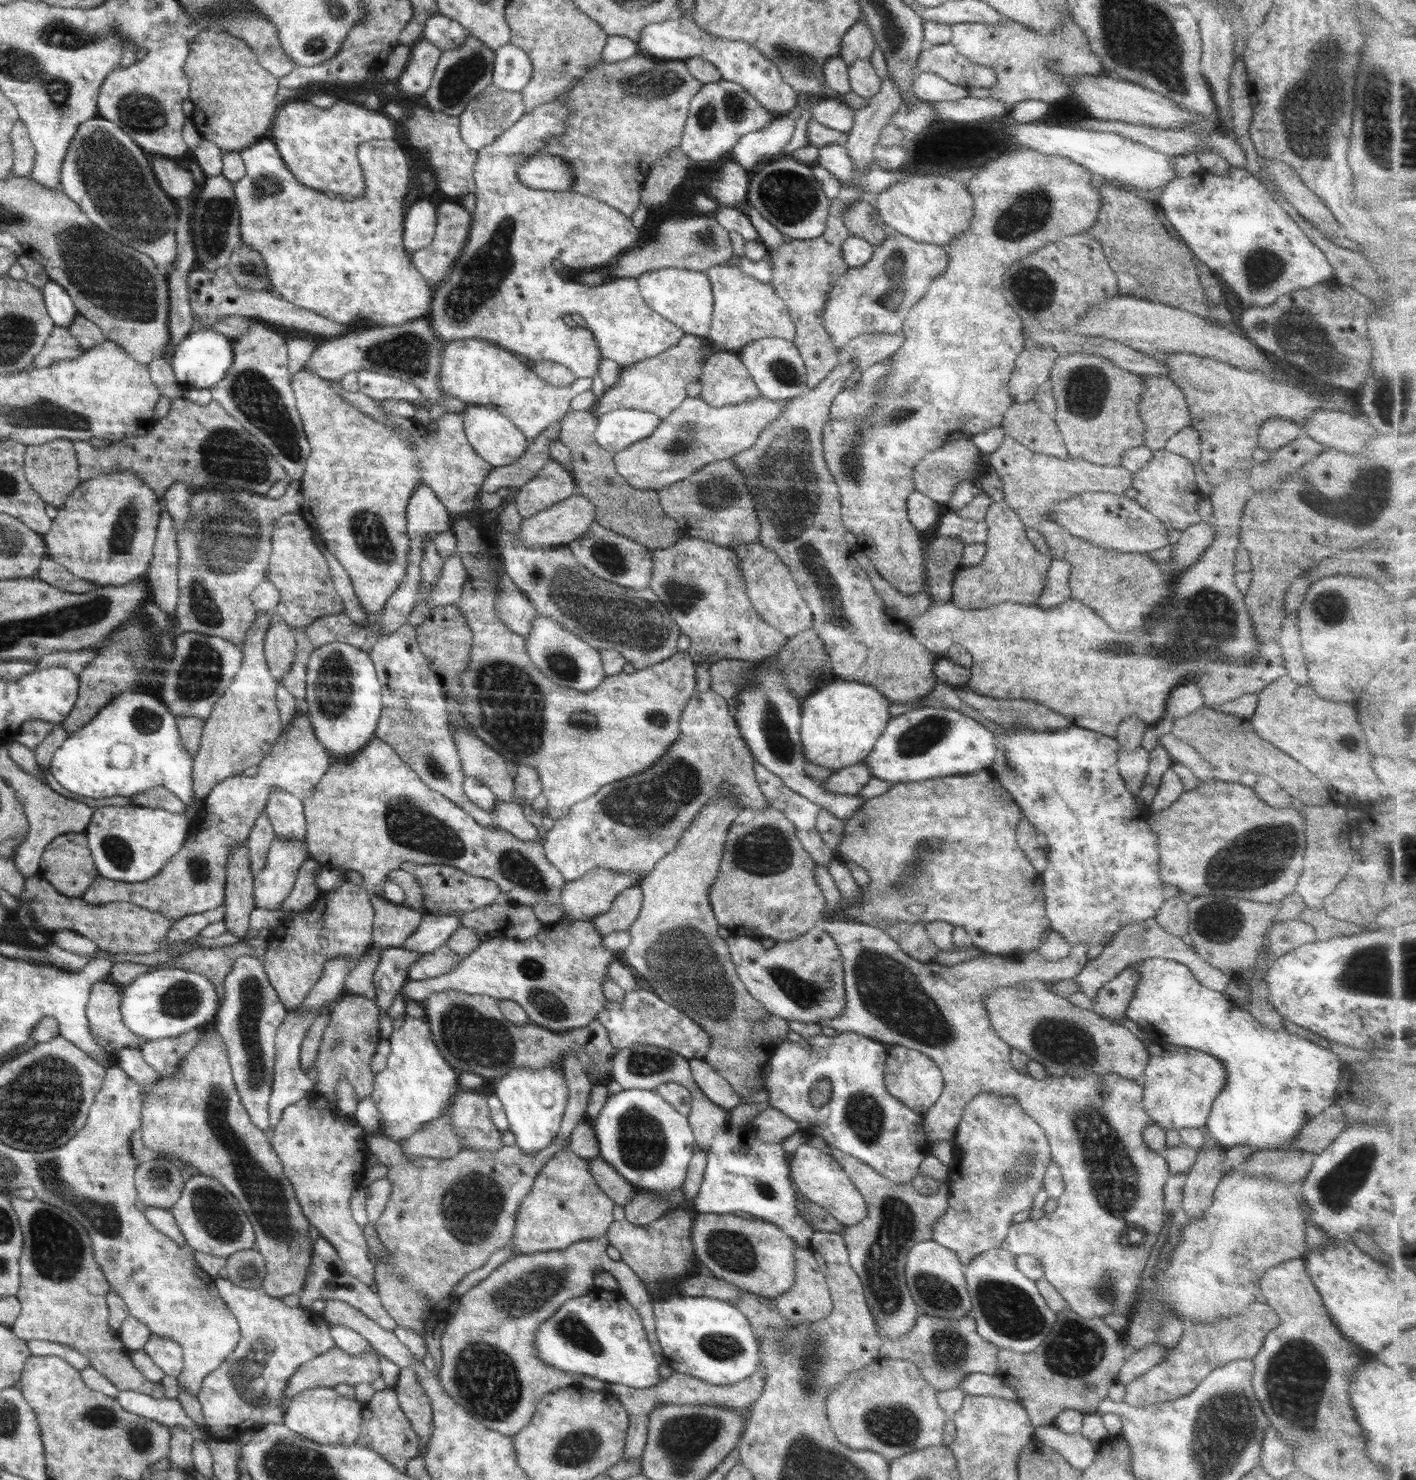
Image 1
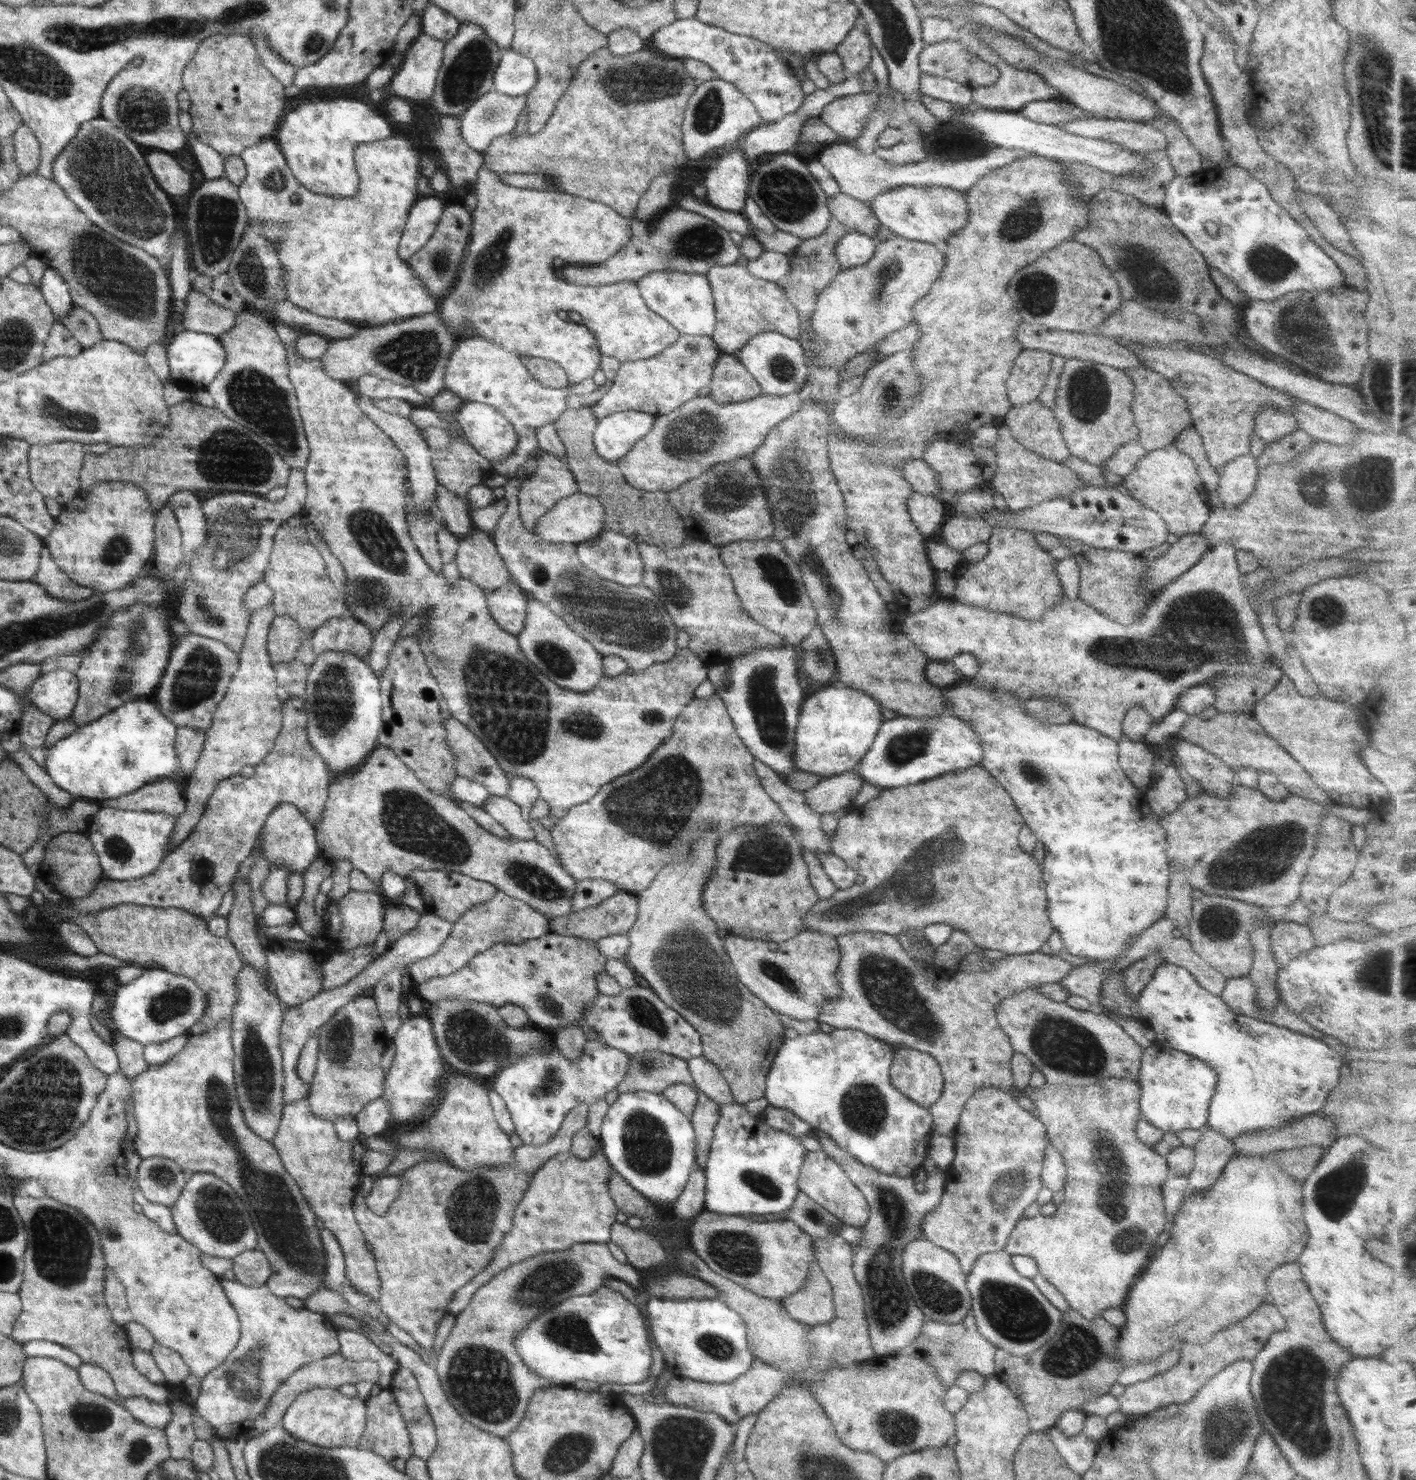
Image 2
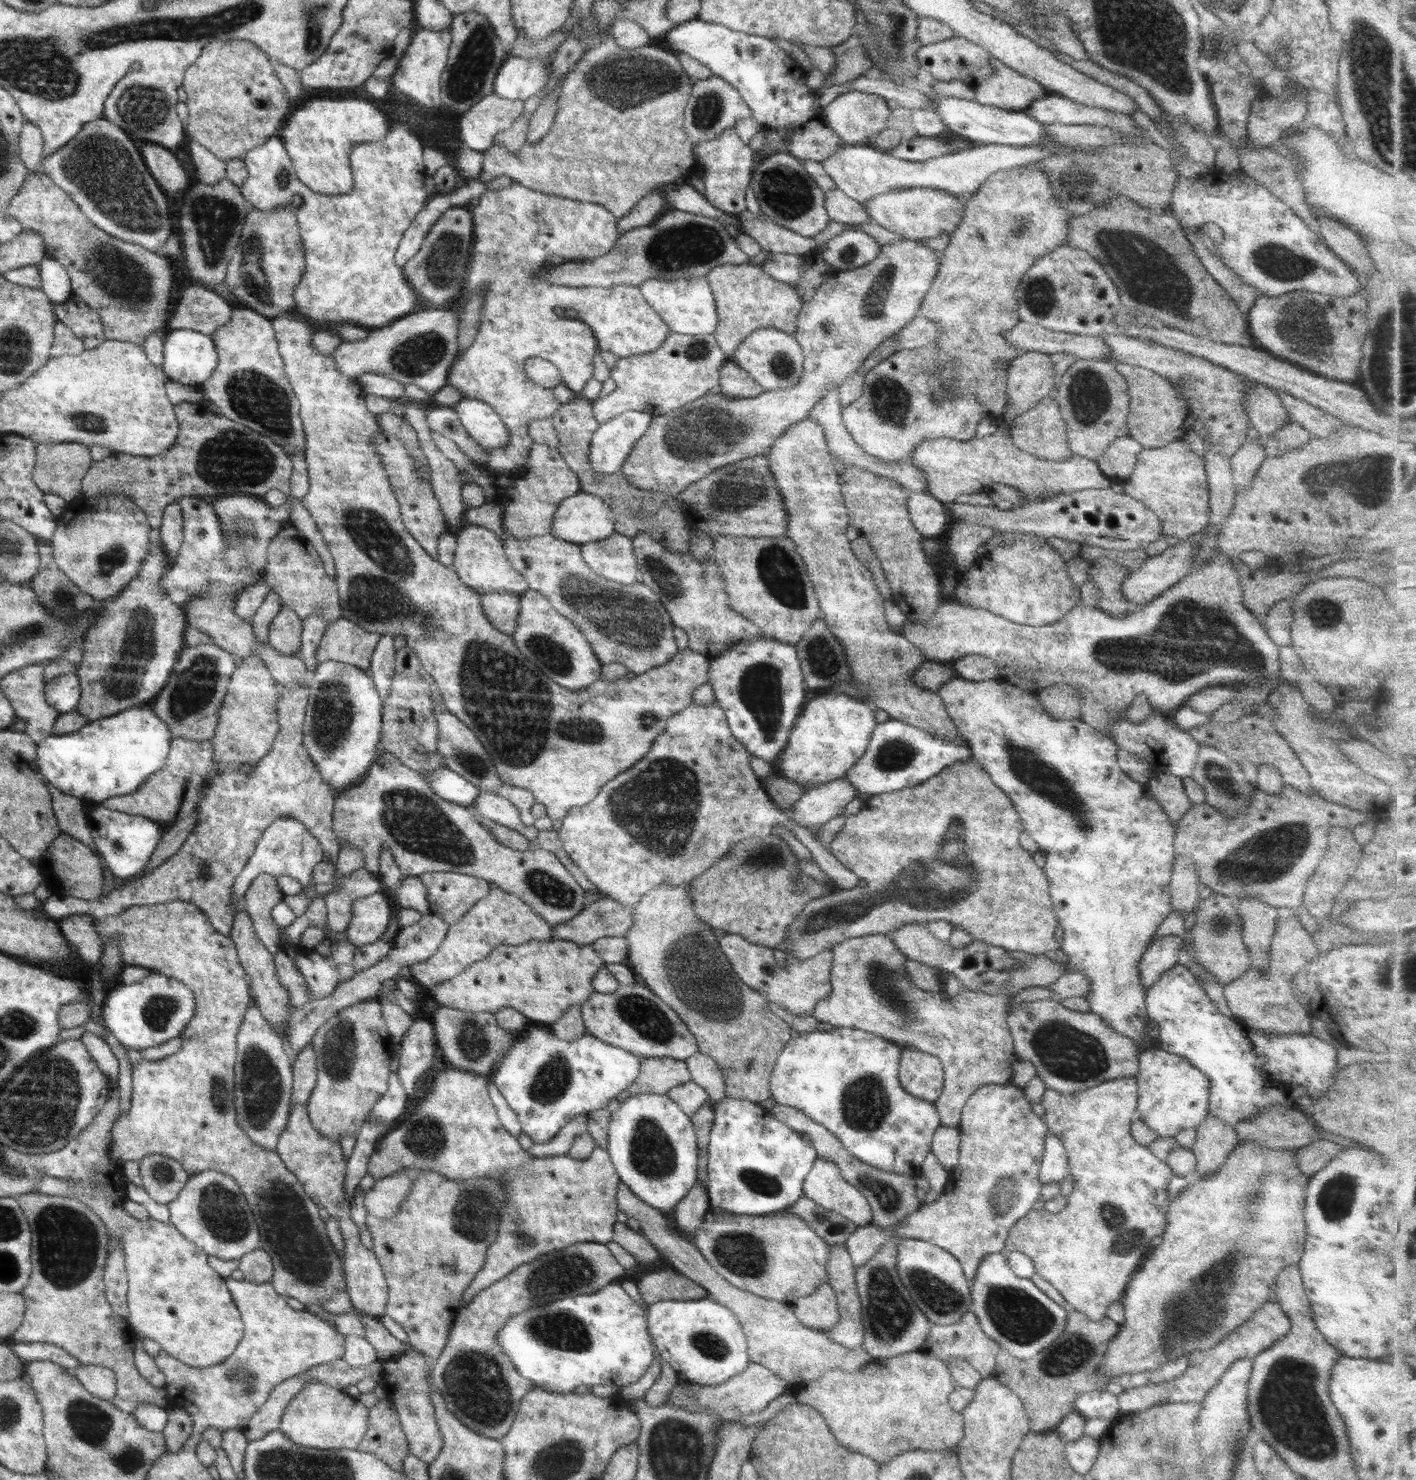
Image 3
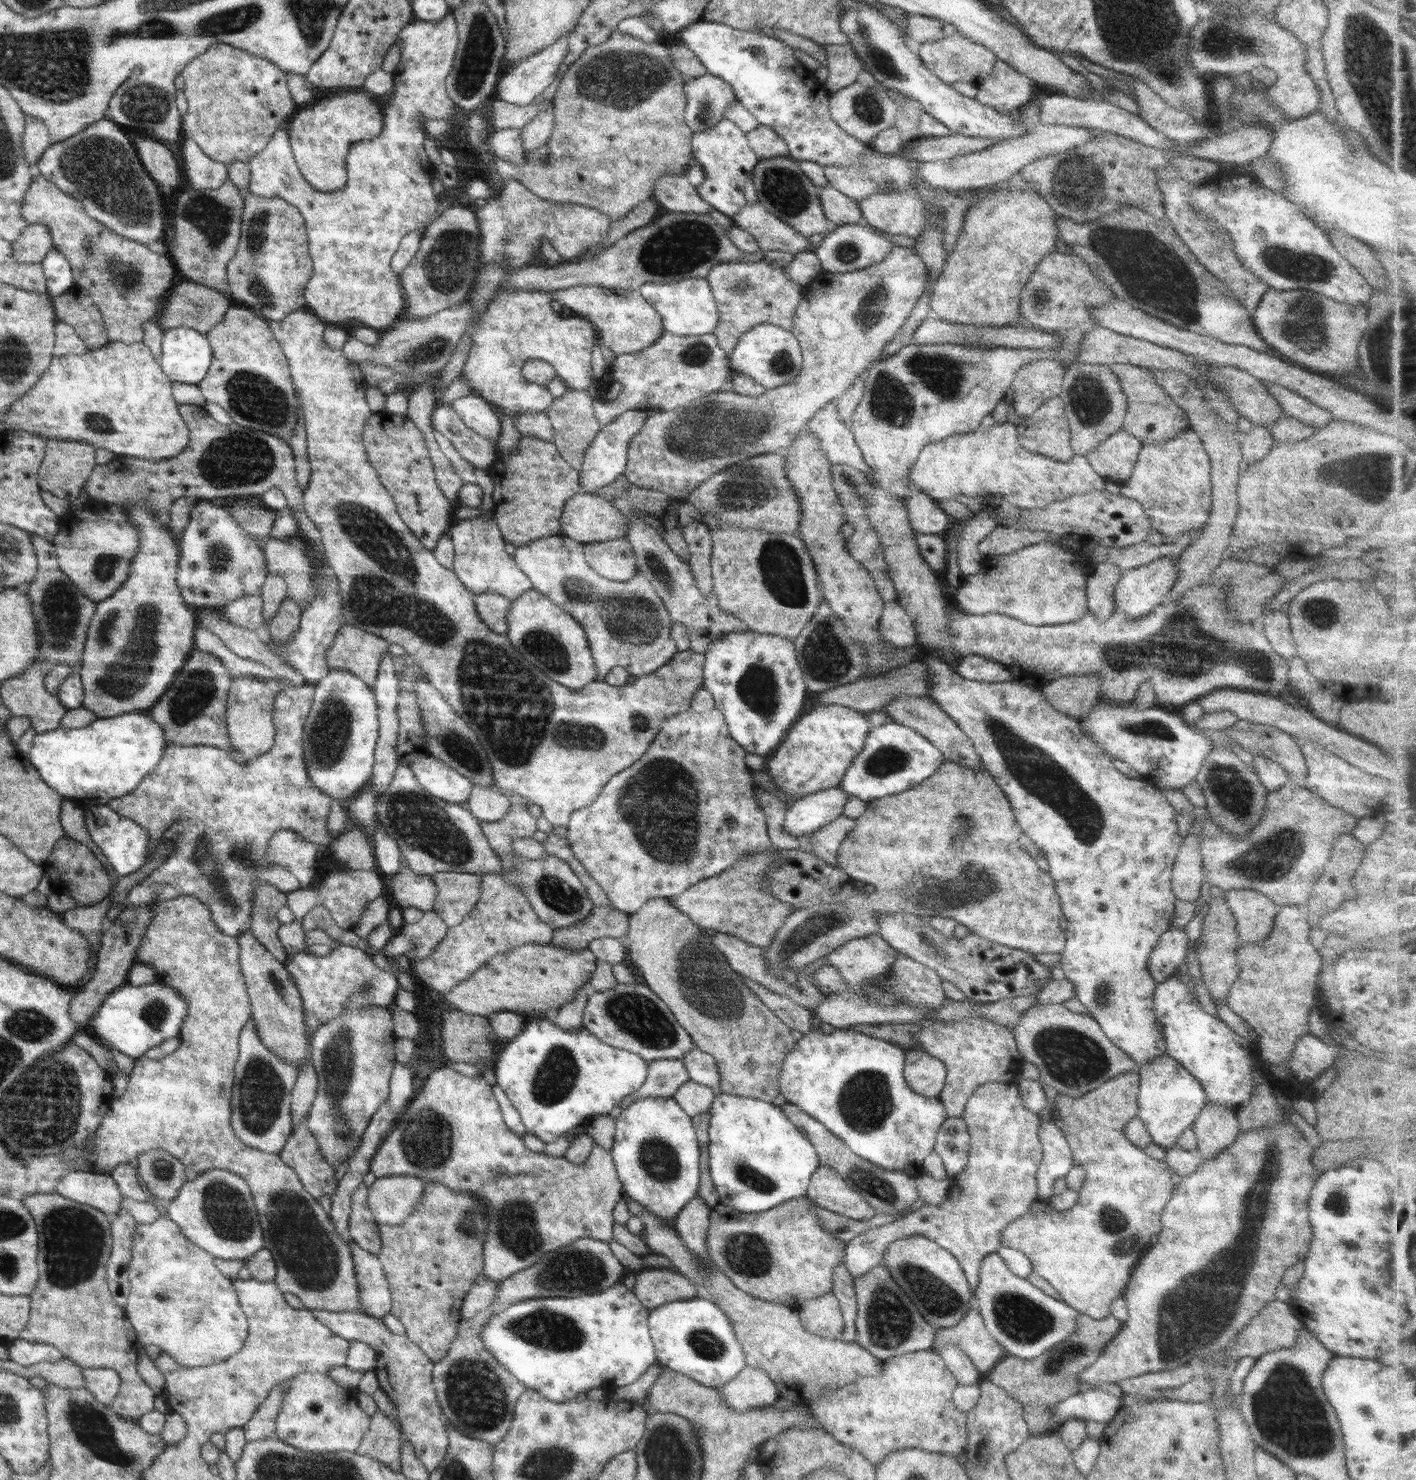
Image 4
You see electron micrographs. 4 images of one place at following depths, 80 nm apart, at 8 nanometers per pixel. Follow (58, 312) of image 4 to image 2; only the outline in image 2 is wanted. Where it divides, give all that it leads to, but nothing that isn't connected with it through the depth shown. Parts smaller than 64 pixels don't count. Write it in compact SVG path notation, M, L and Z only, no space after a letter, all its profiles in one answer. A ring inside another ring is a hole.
M72 307L61 323L78 339L83 349L90 349L103 339L98 321L82 307Z

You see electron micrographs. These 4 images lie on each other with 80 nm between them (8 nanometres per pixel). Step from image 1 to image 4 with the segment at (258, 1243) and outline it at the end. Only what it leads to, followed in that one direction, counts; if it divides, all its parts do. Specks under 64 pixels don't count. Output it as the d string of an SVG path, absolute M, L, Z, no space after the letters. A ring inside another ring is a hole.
M192 895L150 903L150 906L153 919L135 952L135 962L151 966L161 984L175 988L185 998L187 1013L178 1036L181 1044L172 1055L160 1058L158 1062L152 1062L144 1055L135 1059L126 1091L122 1097L111 1101L108 1112L87 1146L89 1157L78 1171L111 1174L117 1164L132 1164L139 1154L162 1149L173 1154L192 1175L211 1169L238 1174L250 1187L263 1230L264 1248L273 1254L276 1263L274 1282L278 1288L295 1294L309 1311L364 1313L348 1240L337 1233L330 1215L304 1188L294 1170L280 1155L250 1148L239 1140L231 1127L230 1102L239 1054L238 1037L244 1025L251 1020L250 997L241 973L238 941L224 934L215 925L207 906Z

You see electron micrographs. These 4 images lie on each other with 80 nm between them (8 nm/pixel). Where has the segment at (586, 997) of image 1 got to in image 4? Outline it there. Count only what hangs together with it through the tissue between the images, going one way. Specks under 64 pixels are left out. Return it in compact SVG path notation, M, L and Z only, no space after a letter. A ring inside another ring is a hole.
M524 944L492 957L464 982L459 982L444 998L458 1011L489 1017L498 1011L536 1014L544 1018L549 1010L559 1008L575 997L575 992L588 986L597 958L588 948L569 950L551 944Z

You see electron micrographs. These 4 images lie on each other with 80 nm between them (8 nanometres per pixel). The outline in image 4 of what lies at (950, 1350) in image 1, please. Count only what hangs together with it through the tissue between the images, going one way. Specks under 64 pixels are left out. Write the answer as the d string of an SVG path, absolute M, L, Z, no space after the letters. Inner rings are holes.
M976 1307L968 1310L956 1326L935 1330L931 1351L936 1353L946 1345L957 1346L964 1355L969 1356L982 1376L991 1371L1005 1354L1002 1345L988 1332Z

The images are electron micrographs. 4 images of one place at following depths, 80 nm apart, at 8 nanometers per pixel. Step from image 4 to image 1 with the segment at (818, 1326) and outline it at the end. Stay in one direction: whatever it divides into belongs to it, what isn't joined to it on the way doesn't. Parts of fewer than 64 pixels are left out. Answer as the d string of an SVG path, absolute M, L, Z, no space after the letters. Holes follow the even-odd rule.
M798 1247L794 1250L795 1256L795 1281L788 1292L774 1298L776 1310L782 1317L788 1320L798 1320L798 1322L812 1322L830 1315L833 1302L829 1293L825 1274L821 1271L820 1264L814 1258L810 1248Z

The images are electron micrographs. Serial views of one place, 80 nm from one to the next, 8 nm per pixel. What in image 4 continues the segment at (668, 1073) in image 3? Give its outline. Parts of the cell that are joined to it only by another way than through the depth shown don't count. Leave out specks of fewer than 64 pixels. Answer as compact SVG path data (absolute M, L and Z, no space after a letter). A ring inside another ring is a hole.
M659 1059L646 1062L646 1081L622 1101L626 1109L642 1098L671 1098L686 1081L691 1080L681 1059Z

